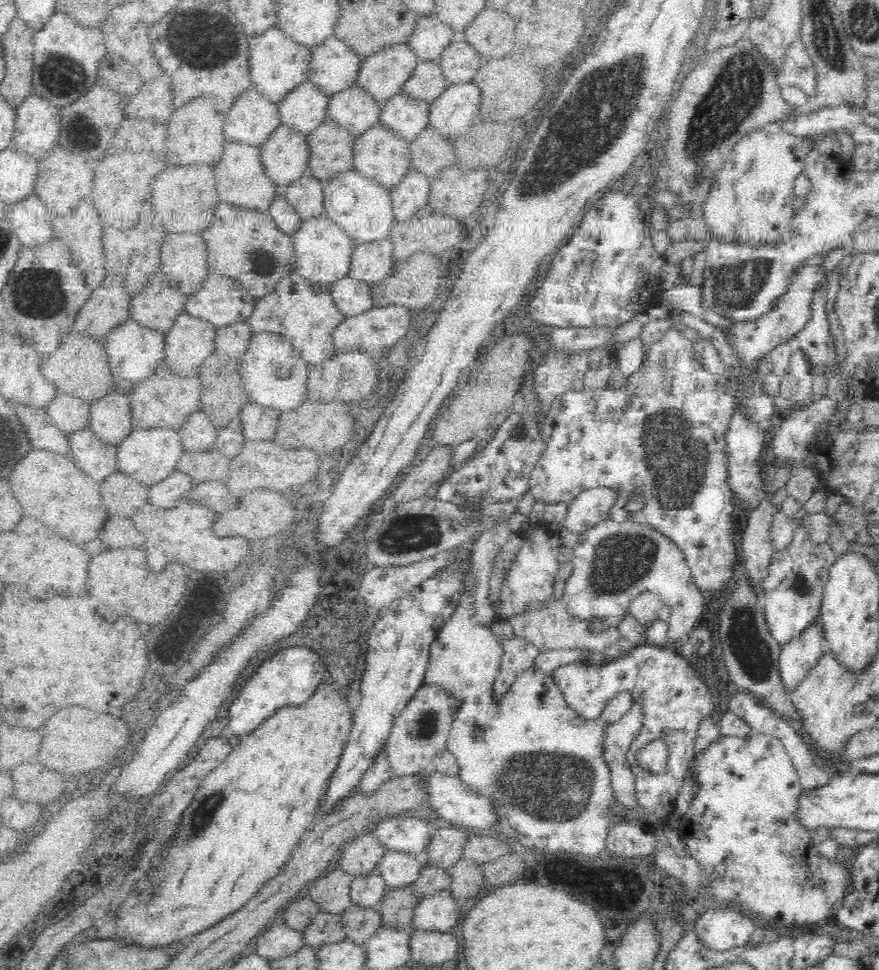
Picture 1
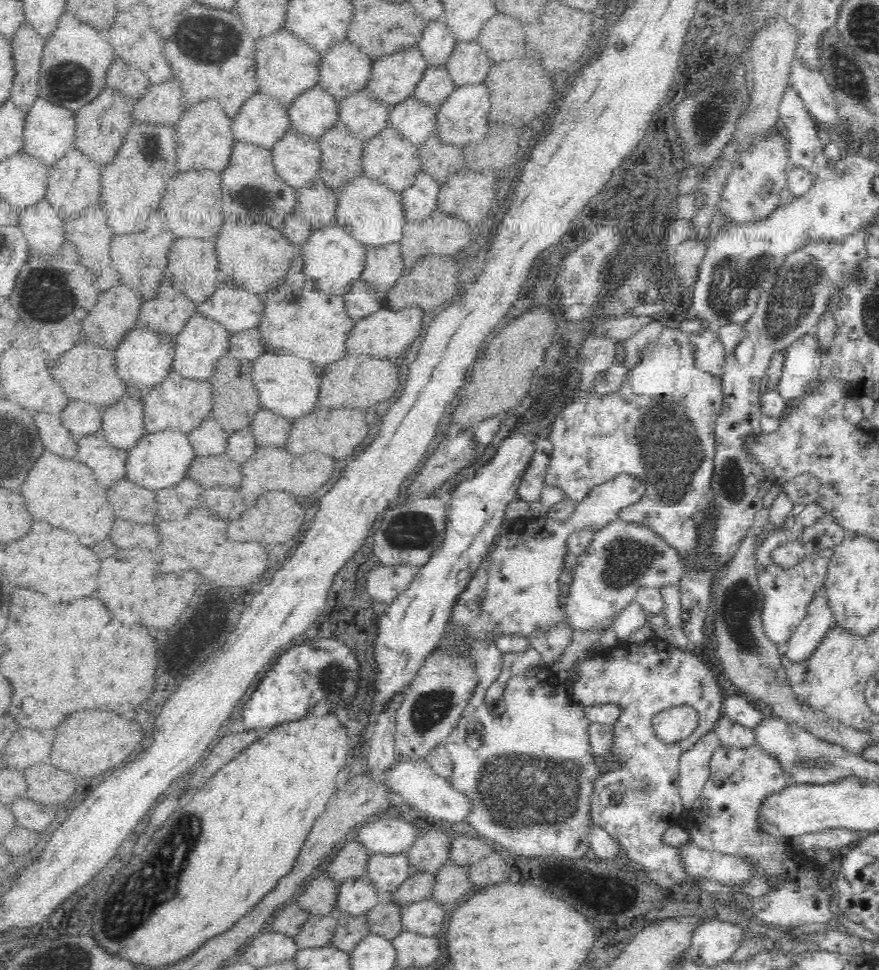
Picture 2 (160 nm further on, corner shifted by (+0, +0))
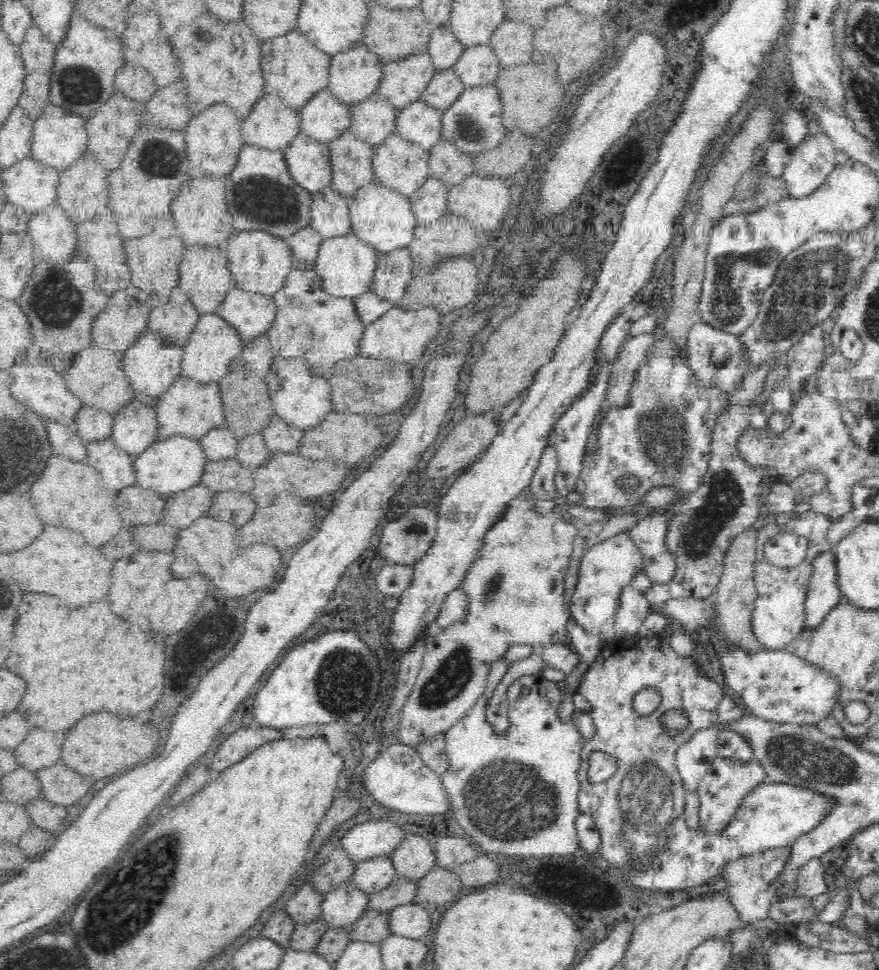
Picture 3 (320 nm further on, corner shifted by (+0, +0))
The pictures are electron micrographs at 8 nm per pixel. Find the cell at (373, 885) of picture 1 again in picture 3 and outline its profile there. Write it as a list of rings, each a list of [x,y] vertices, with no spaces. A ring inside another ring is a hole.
[[[346,881],[336,890],[325,894],[321,904],[321,917],[334,927],[354,924],[365,912],[370,910],[370,895],[356,883]]]

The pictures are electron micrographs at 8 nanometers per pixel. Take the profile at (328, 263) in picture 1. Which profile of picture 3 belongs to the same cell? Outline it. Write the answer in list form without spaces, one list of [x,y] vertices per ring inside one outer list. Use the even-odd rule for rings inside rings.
[[[352,232],[326,237],[322,238],[318,256],[311,267],[322,278],[321,290],[337,297],[352,299],[364,291],[370,291],[371,278],[377,265],[377,253]]]

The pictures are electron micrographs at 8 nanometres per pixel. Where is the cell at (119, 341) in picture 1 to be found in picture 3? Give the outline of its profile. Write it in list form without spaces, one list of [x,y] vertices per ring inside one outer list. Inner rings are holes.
[[[142,334],[126,352],[124,352],[124,374],[132,382],[134,390],[156,397],[162,394],[178,376],[182,376],[180,366],[182,350],[178,346],[166,346],[158,334]]]

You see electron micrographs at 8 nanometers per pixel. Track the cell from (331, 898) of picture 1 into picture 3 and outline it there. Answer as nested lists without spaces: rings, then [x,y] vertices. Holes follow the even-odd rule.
[[[309,884],[300,887],[285,903],[286,912],[296,924],[312,922],[321,917],[321,904],[325,894]]]

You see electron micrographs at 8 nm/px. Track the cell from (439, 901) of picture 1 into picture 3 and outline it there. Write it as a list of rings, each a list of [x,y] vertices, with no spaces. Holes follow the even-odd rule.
[[[408,903],[390,912],[390,929],[392,934],[419,939],[432,936],[436,920],[436,915],[431,910]]]

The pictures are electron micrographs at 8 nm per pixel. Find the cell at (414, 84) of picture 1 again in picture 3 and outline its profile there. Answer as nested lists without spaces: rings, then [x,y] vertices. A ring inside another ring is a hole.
[[[452,68],[436,70],[422,90],[420,100],[440,111],[446,111],[454,104],[463,87]]]

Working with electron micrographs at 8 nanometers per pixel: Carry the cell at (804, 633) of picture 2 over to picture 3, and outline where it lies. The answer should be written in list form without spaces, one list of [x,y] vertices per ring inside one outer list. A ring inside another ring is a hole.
[[[824,552],[813,562],[813,574],[807,587],[803,631],[815,632],[835,607],[842,603],[838,589],[835,556]]]

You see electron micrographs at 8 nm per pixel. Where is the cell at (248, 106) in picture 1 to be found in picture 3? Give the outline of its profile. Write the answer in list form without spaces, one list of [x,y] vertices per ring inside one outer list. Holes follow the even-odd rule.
[[[261,98],[240,124],[244,142],[271,151],[285,151],[300,131],[298,112],[276,98]]]

